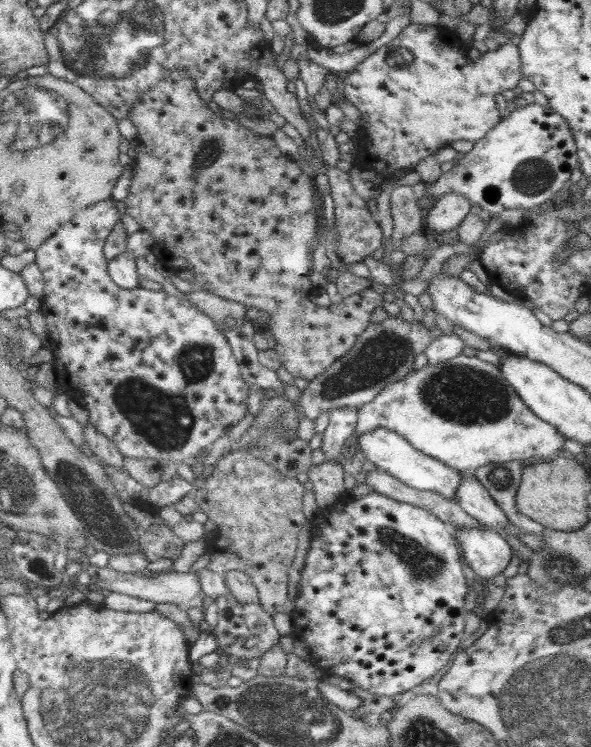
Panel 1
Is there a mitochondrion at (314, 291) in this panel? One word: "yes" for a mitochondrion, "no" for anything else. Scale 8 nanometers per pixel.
no

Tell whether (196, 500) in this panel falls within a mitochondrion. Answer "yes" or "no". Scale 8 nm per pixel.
no

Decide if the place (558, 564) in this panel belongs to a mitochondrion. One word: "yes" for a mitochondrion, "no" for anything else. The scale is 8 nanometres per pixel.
yes

